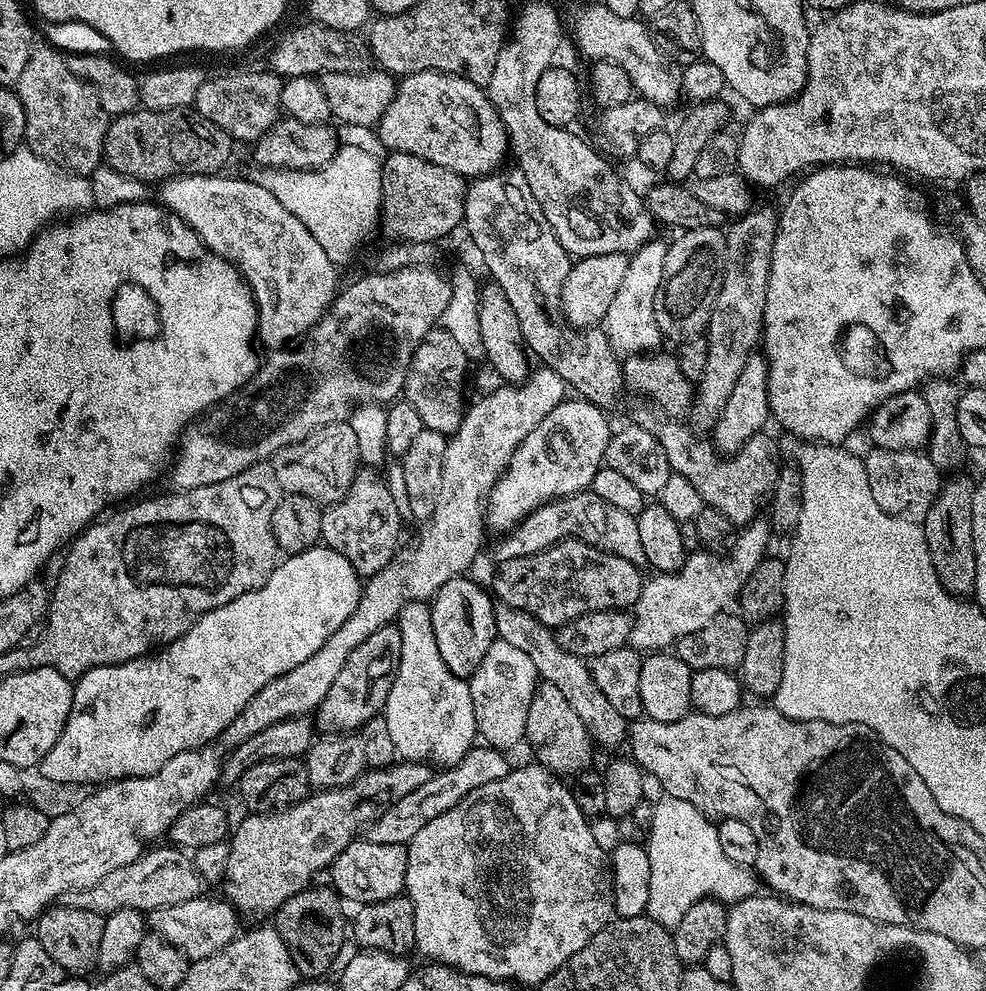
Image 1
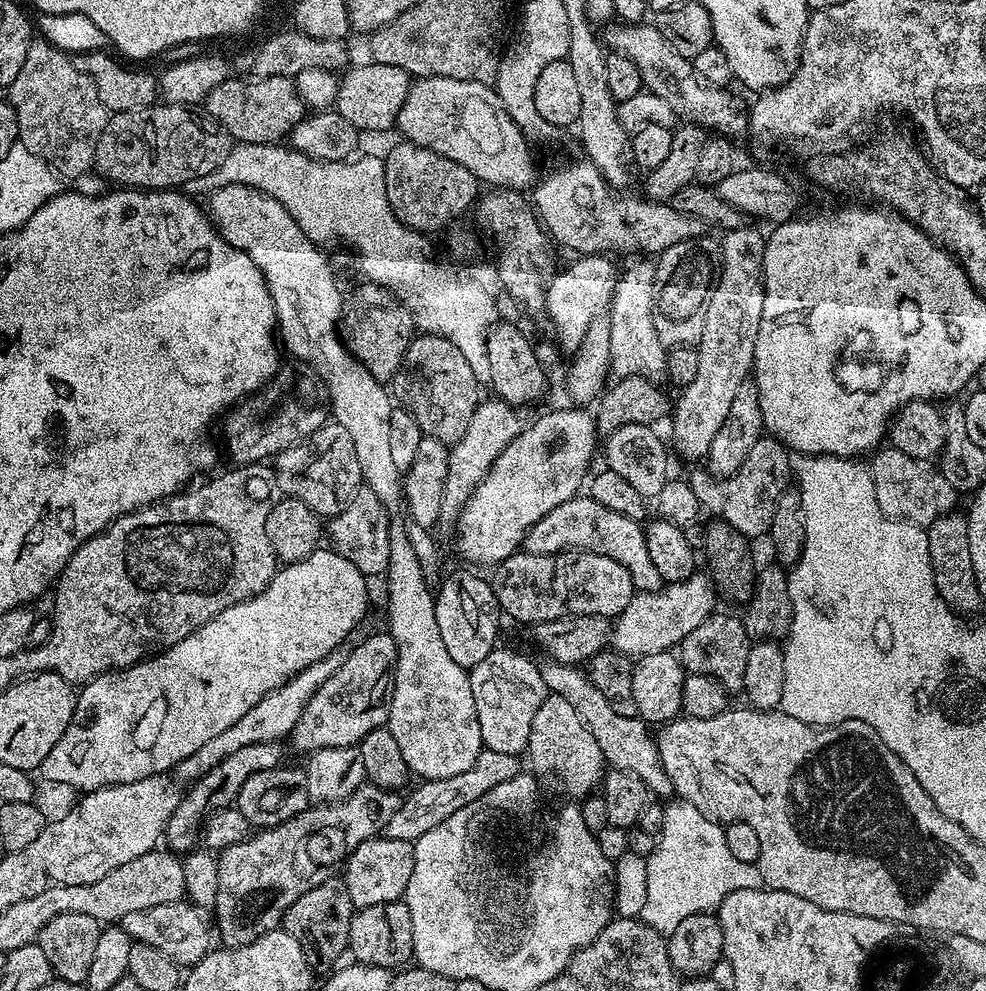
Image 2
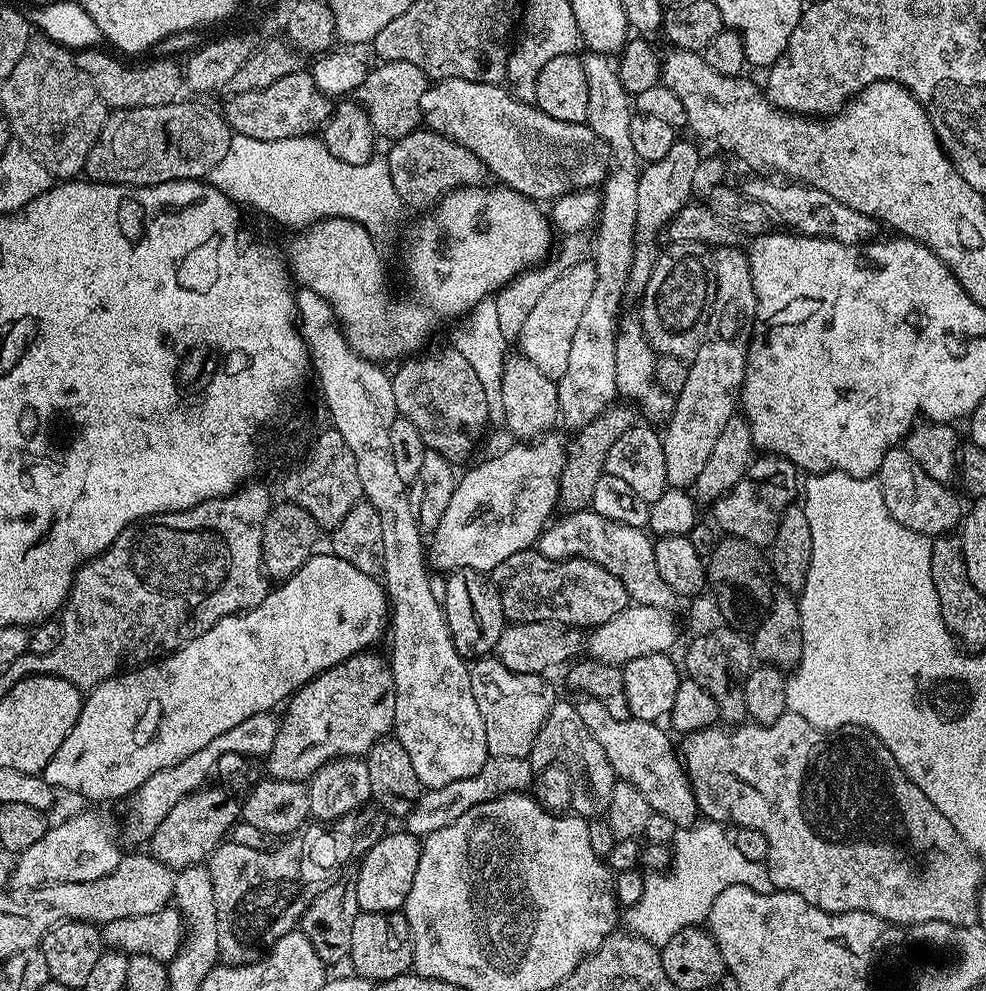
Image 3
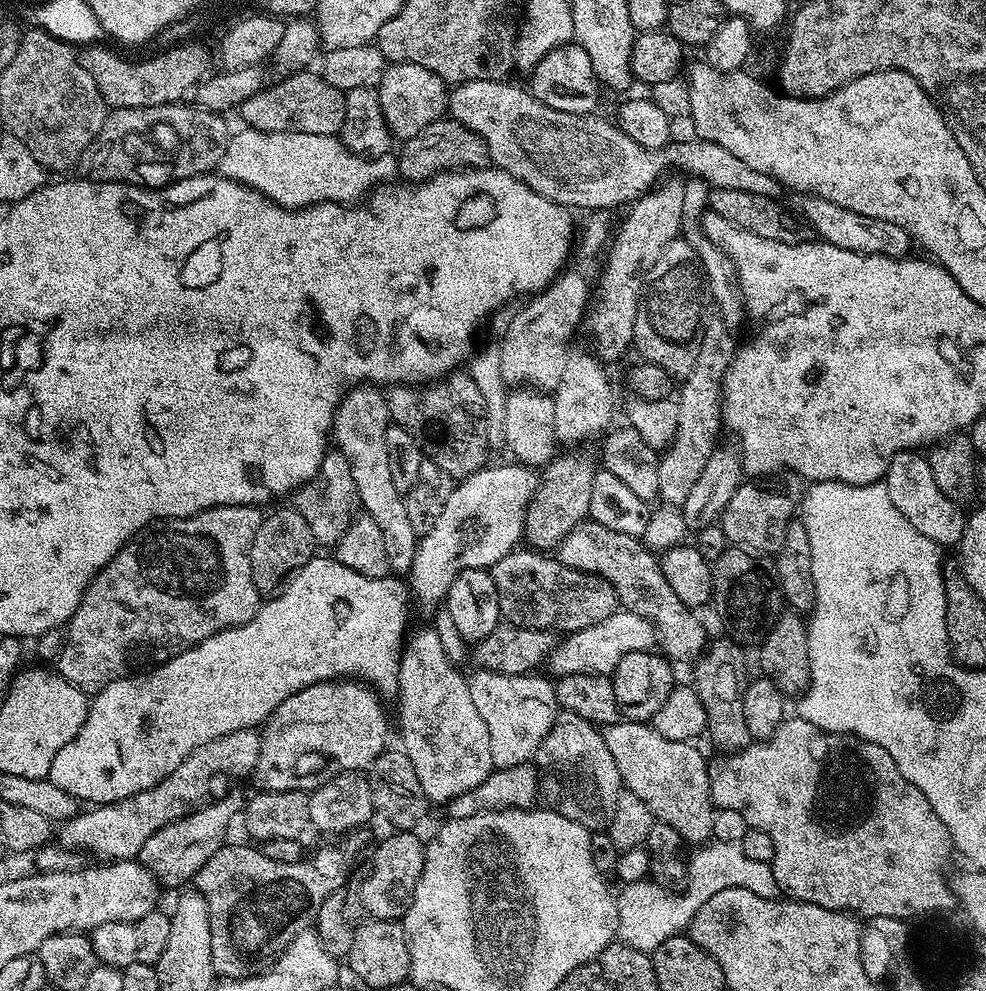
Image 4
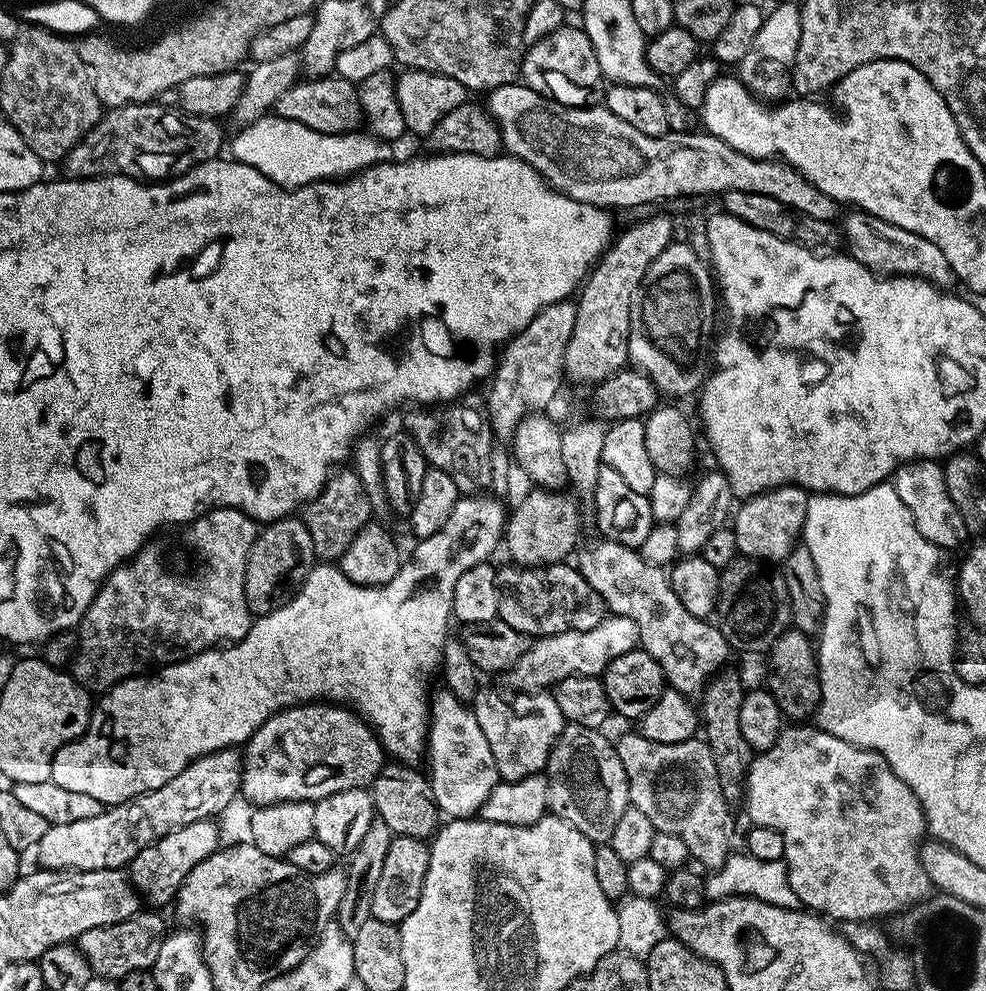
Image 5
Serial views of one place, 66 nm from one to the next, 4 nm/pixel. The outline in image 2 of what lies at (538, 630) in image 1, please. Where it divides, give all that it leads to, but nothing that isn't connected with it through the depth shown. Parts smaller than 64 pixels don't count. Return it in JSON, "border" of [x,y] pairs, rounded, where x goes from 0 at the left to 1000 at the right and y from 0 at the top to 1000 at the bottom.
{"border":[[[556,664],[548,670],[548,679],[557,699],[574,704],[574,708],[582,712],[586,725],[590,725],[598,741],[602,741],[602,749],[606,749],[606,757],[611,757],[614,772],[618,776],[626,775],[647,781],[647,785],[651,785],[651,789],[657,794],[658,800],[665,802],[666,799],[669,803],[678,804],[683,802],[682,790],[669,771],[665,745],[658,732],[645,723],[623,720],[619,708],[615,708],[615,703],[606,697],[602,688],[598,688],[596,679],[591,673],[568,670],[565,666]]]}

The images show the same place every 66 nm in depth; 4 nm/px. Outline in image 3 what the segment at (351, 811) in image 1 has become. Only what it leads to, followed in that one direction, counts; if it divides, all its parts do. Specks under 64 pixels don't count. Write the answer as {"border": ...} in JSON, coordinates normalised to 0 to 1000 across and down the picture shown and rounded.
{"border":[[[373,813],[363,819],[352,819],[346,827],[337,830],[316,829],[271,860],[254,858],[254,854],[241,854],[234,850],[220,852],[209,869],[209,875],[213,890],[217,890],[217,914],[221,914],[223,969],[228,973],[252,973],[261,968],[270,955],[297,939],[322,902],[335,895],[345,884],[346,877],[358,867],[357,860],[372,857],[374,852],[383,850],[390,843],[391,835],[384,822],[386,820],[380,814]]]}

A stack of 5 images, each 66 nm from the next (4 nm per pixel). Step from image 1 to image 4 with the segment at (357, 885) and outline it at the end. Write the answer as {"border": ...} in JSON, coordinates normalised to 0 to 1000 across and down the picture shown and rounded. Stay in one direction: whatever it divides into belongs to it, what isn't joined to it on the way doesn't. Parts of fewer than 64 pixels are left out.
{"border":[[[399,839],[397,843],[382,854],[377,874],[365,892],[366,914],[378,928],[409,929],[420,906],[420,898],[424,898],[424,886],[428,886],[431,849],[425,848],[419,840]]]}

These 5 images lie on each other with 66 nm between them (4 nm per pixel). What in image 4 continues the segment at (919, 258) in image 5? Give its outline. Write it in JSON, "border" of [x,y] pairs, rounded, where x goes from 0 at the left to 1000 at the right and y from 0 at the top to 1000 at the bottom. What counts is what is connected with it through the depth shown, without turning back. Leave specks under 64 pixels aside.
{"border":[[[816,197],[809,209],[810,217],[816,226],[835,245],[844,246],[847,250],[873,254],[875,258],[912,258],[920,259],[927,243],[915,228],[907,228],[907,224],[895,224],[895,220],[878,220],[878,216],[866,216],[866,212],[858,212],[858,208],[849,208],[846,204],[838,204],[838,200]]]}

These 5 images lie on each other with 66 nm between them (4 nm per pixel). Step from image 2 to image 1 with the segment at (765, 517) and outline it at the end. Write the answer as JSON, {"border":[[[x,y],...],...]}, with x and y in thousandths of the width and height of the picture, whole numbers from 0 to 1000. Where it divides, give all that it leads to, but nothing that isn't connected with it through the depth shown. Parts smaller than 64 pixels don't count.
{"border":[[[660,411],[657,412],[646,414],[644,427],[659,434],[659,438],[669,441],[669,454],[673,457],[674,469],[685,479],[703,487],[704,494],[712,498],[717,512],[732,515],[732,519],[736,519],[736,523],[744,531],[759,529],[772,520],[771,512],[774,509],[776,512],[777,506],[782,502],[783,492],[787,489],[793,471],[793,465],[790,464],[791,452],[779,438],[761,442],[761,446],[757,446],[757,450],[753,450],[747,456],[731,458],[727,456],[721,443],[714,441],[713,444],[712,441],[705,440],[710,438],[701,431],[698,433],[689,423],[674,423],[674,428],[669,432],[670,421]]]}

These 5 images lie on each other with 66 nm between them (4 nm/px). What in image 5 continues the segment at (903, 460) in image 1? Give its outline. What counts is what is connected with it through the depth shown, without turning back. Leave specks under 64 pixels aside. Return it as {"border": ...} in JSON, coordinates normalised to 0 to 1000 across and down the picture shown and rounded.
{"border":[[[927,464],[924,468],[914,468],[903,487],[911,503],[915,503],[919,515],[923,515],[923,523],[927,523],[931,539],[935,539],[939,547],[947,547],[947,551],[958,555],[967,555],[978,544],[983,544],[980,527],[976,527],[976,519],[972,519],[972,511],[968,511],[968,503],[963,503],[963,494],[959,494],[957,473],[950,465]]]}

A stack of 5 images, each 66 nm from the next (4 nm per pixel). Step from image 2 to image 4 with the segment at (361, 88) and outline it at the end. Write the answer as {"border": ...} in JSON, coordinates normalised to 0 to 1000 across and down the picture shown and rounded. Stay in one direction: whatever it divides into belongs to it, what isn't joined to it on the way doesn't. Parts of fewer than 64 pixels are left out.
{"border":[[[395,64],[383,78],[381,94],[391,127],[403,142],[409,143],[451,116],[456,89],[444,74],[432,71],[432,67]]]}

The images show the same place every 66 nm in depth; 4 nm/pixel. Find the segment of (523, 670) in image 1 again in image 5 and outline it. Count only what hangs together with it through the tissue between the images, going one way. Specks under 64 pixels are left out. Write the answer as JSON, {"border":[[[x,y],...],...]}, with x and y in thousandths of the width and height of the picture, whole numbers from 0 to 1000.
{"border":[[[491,692],[477,709],[485,725],[485,733],[489,733],[489,741],[493,741],[493,749],[497,749],[497,758],[501,761],[508,788],[528,787],[551,780],[556,773],[556,763],[574,730],[559,697],[524,697],[515,701],[519,702],[510,702]]]}

